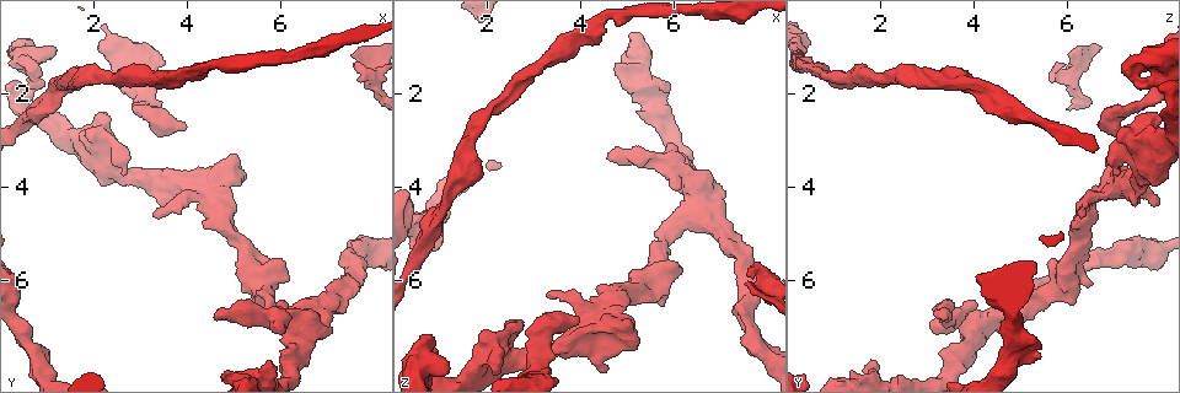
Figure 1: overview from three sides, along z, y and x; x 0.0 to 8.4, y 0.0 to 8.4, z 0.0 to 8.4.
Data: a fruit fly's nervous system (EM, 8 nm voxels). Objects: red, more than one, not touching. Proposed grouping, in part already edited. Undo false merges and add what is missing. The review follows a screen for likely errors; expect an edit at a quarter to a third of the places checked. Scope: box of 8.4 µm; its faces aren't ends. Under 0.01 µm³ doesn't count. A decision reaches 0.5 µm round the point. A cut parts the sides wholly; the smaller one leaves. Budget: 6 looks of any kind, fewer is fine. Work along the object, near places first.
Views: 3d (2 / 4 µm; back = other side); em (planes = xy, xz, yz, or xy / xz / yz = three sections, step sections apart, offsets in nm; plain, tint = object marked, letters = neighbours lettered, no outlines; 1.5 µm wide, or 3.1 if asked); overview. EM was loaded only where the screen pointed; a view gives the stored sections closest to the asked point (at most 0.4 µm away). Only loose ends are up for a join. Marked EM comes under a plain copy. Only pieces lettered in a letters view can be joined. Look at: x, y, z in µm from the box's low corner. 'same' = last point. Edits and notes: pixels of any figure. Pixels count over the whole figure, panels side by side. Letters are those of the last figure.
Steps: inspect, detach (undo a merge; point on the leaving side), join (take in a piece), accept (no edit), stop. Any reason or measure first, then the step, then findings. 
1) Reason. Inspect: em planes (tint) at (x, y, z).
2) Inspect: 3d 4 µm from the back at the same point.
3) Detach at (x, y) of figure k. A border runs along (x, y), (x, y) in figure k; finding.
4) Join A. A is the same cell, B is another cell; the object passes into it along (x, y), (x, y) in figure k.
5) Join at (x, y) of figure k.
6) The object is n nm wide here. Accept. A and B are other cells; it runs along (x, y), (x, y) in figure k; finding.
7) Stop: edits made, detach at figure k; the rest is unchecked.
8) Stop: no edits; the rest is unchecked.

Branch stops here. Inspect: em planes (letters) at (4.60, 6.80, 3.30).

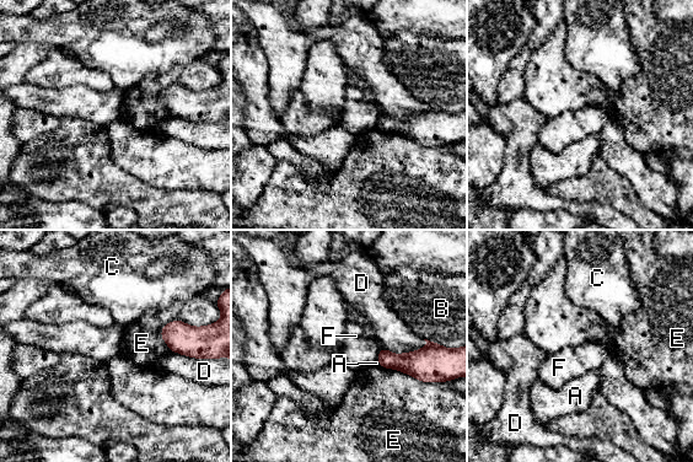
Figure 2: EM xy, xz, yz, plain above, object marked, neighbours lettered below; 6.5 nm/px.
Accept. A, B, C, D, E and F are other cells; a border runs along (382, 348), (376, 359) in figure 2; none of them fits.

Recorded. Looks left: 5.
An open end. Inspect: em planes (letters) at (5.75, 7.70, 1.80).

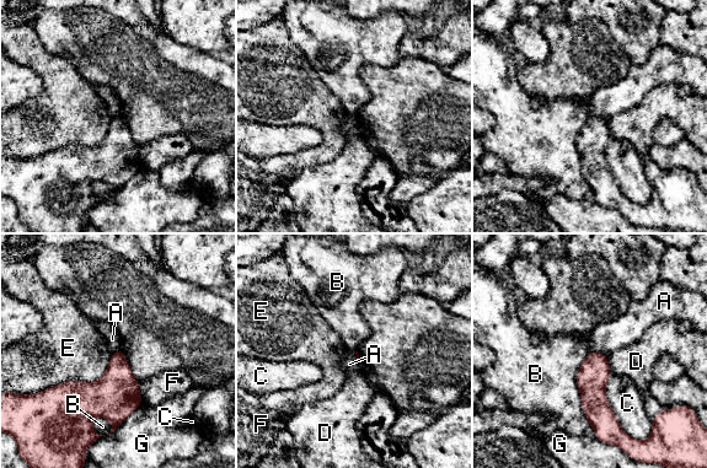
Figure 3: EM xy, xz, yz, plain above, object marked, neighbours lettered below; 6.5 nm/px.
Accept. A, B, C, D, E, F and G are other cells; a border runs along (589, 350), (577, 387), (590, 425) in figure 3; no lettered piece goes on from it.

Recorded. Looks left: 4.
Thin end. Inspect: 3d 2 µm at (7.50, 1.35, 5.85).

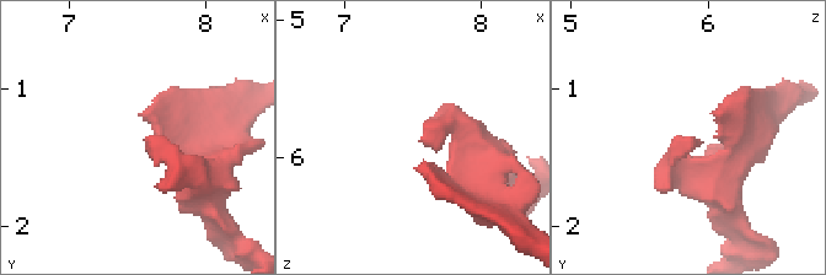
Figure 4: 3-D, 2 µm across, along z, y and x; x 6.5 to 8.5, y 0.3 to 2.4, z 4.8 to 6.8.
Inspect: em planes (tint) at (7.56, 1.36, 5.88).

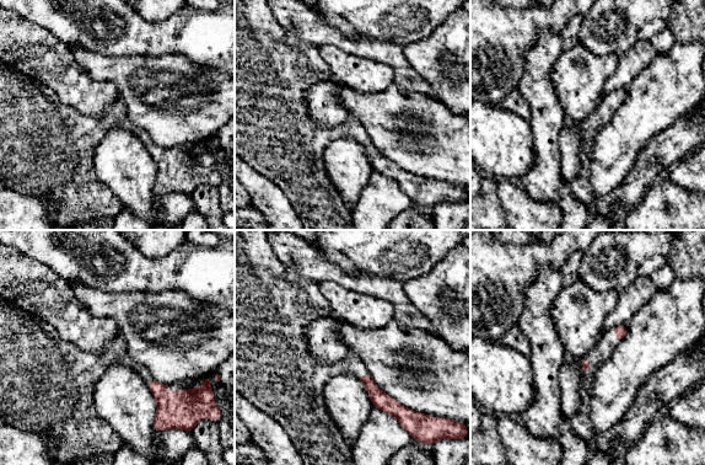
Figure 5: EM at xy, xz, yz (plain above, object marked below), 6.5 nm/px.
Inspect: em planes (letters) at the same point.

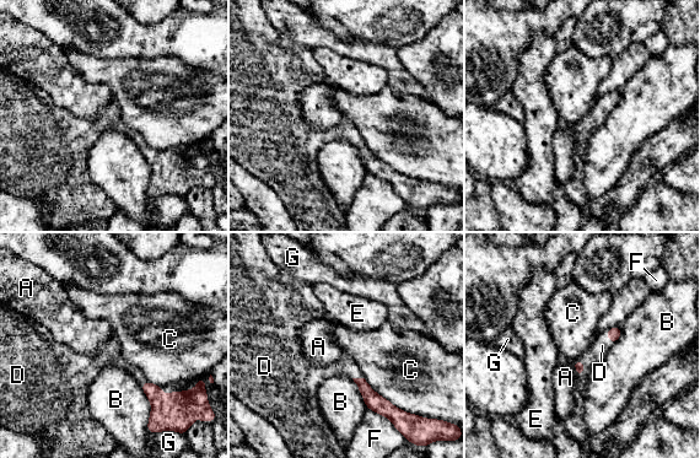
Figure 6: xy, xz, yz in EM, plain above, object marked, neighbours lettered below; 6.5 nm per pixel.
The longest contact is with C, 360 nm. Join D. D is the same cell, A, B, C, E, F and G are other cells; the cell continues.

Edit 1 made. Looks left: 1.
Stop: edits made, join at figure 6; the rest is unchecked.

